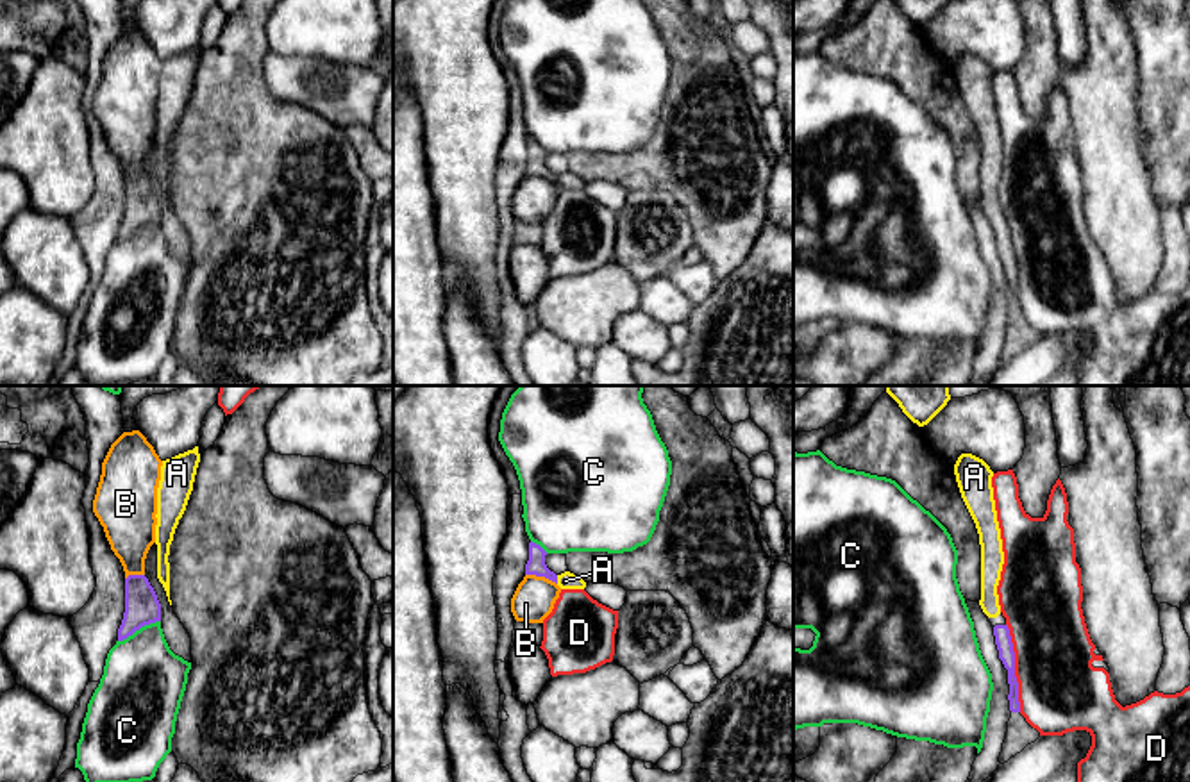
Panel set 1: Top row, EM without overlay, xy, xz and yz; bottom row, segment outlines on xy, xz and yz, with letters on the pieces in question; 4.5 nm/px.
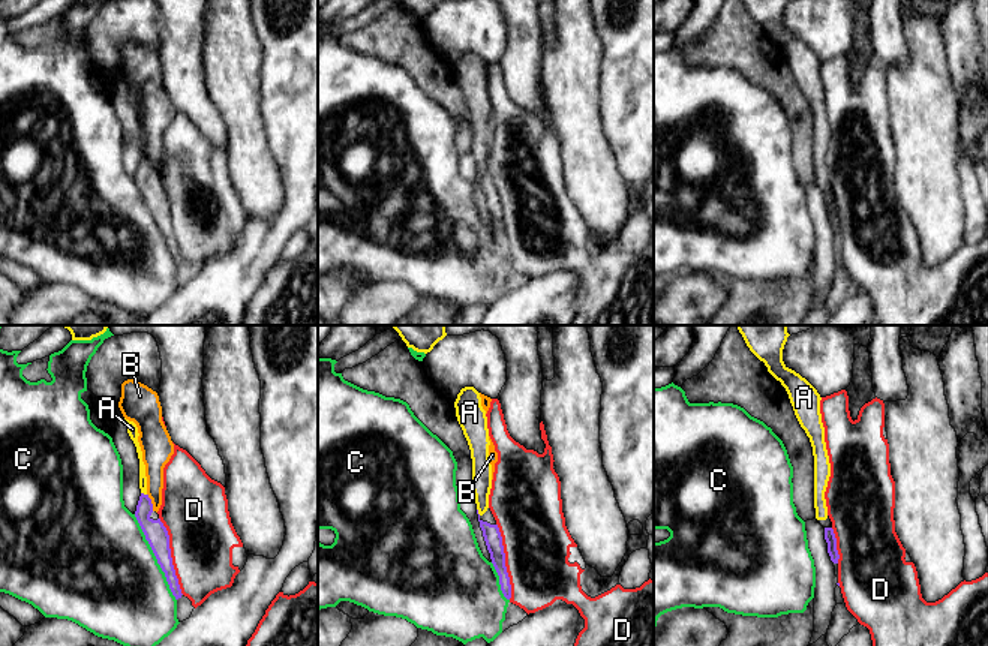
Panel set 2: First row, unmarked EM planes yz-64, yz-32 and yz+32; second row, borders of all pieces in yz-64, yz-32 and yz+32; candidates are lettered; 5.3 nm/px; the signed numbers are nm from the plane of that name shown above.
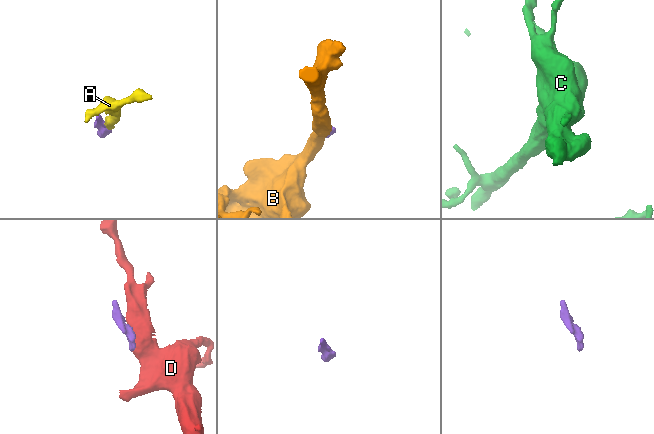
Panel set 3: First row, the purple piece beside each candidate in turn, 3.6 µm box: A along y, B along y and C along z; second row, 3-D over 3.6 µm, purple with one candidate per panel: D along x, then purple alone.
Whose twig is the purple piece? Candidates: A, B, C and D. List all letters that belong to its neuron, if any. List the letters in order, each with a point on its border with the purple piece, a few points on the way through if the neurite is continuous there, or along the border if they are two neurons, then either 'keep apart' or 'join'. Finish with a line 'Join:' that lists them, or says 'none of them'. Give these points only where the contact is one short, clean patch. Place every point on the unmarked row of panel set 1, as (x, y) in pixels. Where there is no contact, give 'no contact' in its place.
A: contact xz (556, 179); way xz (536, 165), (556, 179), (565, 181); join
B: contact xz (542, 175); keep apart
C: contact xy (138, 229); keep apart
D: contact yz (1014, 268); keep apart
Join: A

